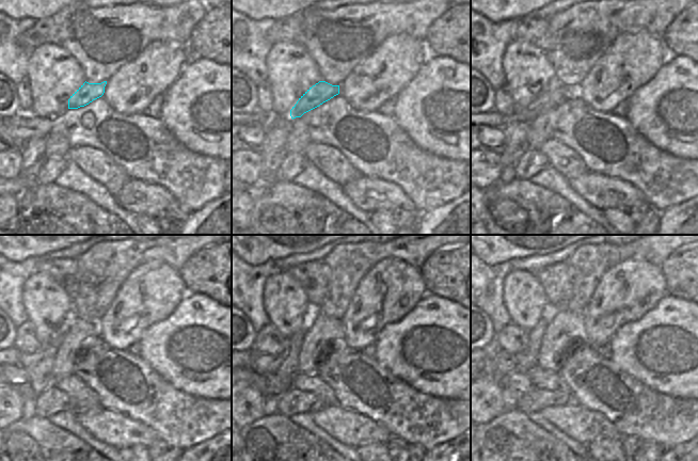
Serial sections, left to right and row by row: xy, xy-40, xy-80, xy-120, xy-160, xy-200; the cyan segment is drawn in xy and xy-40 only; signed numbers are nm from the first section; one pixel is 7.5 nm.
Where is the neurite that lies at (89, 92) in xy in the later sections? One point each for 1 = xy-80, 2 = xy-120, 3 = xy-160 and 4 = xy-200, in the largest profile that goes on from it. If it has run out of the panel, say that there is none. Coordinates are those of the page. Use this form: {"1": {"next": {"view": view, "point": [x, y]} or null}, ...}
{"1": {"next": {"view": "xy-80", "point": [554, 95]}}, "2": {"next": {"view": "xy-120", "point": [27, 361]}}, "3": {"next": {"view": "xy-160", "point": [266, 363]}}, "4": {"next": {"view": "xy-200", "point": [497, 363]}}}

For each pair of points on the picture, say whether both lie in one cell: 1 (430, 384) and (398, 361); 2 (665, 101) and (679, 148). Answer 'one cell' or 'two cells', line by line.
1: one cell
2: one cell

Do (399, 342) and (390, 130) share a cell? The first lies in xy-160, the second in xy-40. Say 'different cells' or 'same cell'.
different cells

